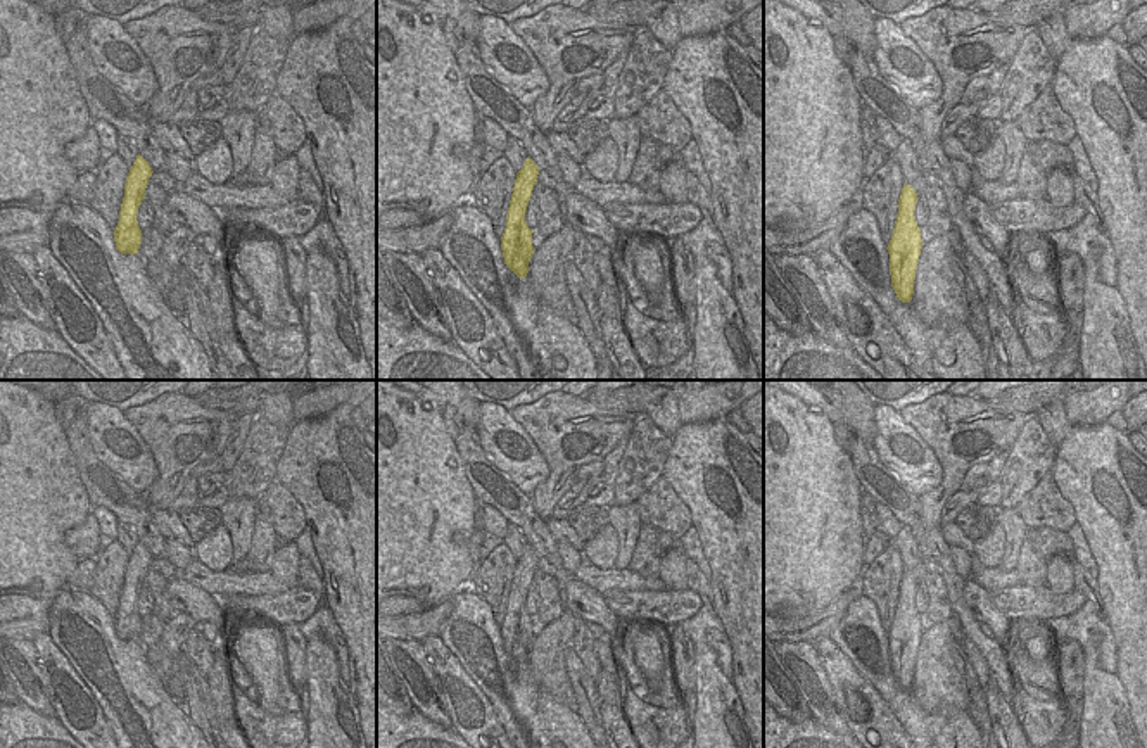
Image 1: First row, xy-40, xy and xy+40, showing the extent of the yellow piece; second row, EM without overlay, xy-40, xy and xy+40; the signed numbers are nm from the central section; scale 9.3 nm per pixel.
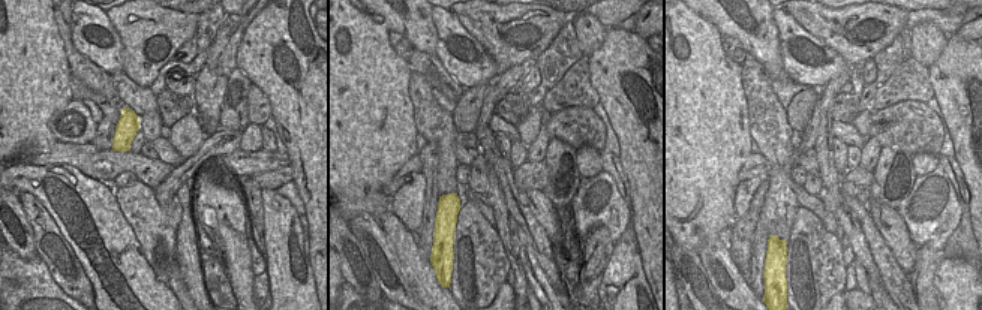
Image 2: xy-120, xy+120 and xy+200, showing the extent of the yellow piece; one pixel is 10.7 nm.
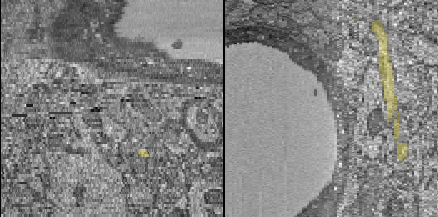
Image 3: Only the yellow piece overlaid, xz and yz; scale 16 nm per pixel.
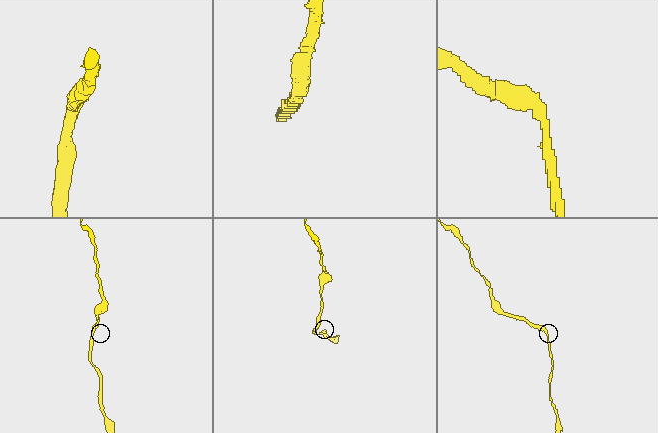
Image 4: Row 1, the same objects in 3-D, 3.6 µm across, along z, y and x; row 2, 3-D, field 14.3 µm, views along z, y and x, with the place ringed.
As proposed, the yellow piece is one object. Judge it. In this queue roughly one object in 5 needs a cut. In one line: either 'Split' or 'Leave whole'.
Leave whole

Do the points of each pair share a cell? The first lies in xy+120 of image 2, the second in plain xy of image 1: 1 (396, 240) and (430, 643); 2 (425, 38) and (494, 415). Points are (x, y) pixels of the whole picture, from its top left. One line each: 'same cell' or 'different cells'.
1: same cell
2: different cells

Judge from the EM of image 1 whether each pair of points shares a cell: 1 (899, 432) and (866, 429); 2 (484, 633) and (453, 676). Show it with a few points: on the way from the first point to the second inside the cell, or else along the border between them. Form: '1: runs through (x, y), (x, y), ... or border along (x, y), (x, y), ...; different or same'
1: border along (874, 406), (876, 436), (871, 444); different
2: border along (437, 636), (486, 697); different

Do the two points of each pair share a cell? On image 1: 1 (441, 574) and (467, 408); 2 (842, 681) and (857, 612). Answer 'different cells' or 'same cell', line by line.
1: different cells
2: different cells

